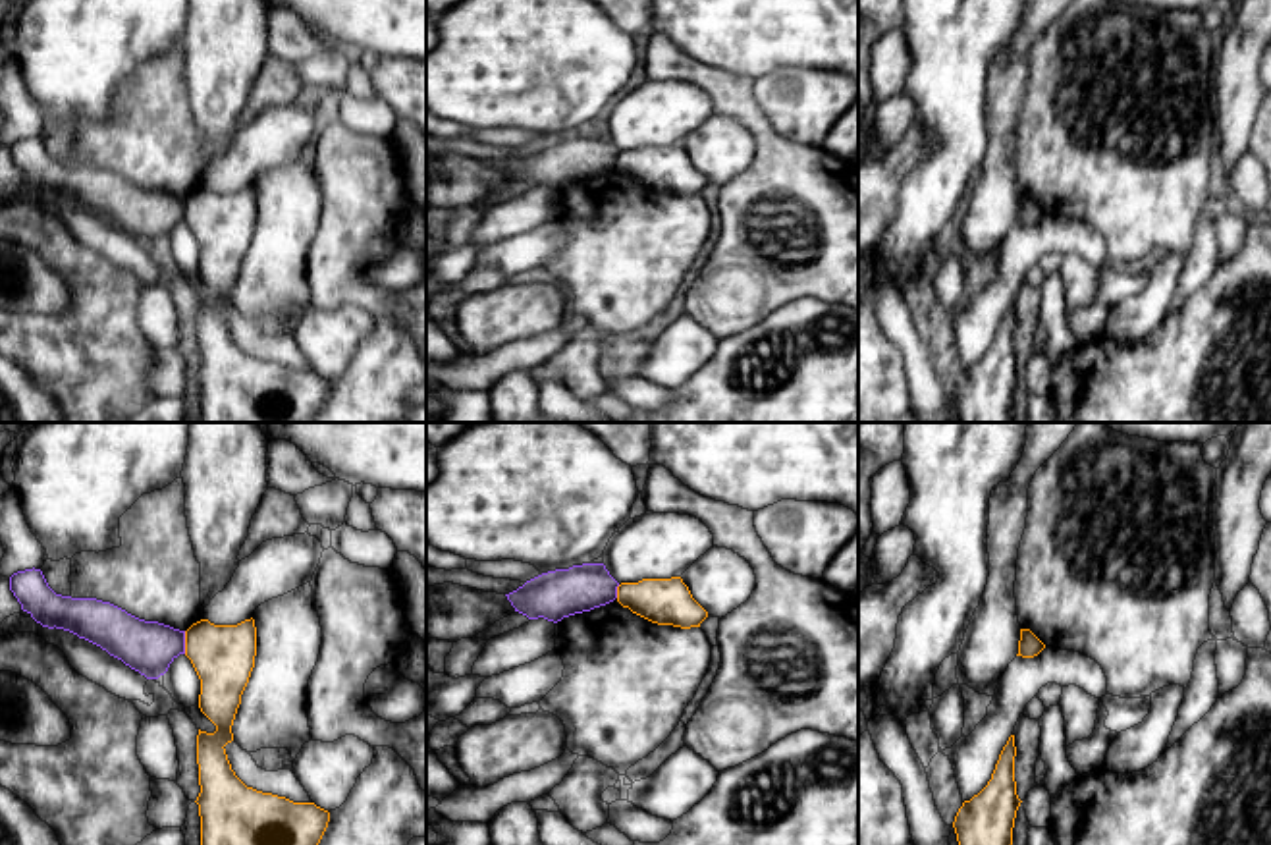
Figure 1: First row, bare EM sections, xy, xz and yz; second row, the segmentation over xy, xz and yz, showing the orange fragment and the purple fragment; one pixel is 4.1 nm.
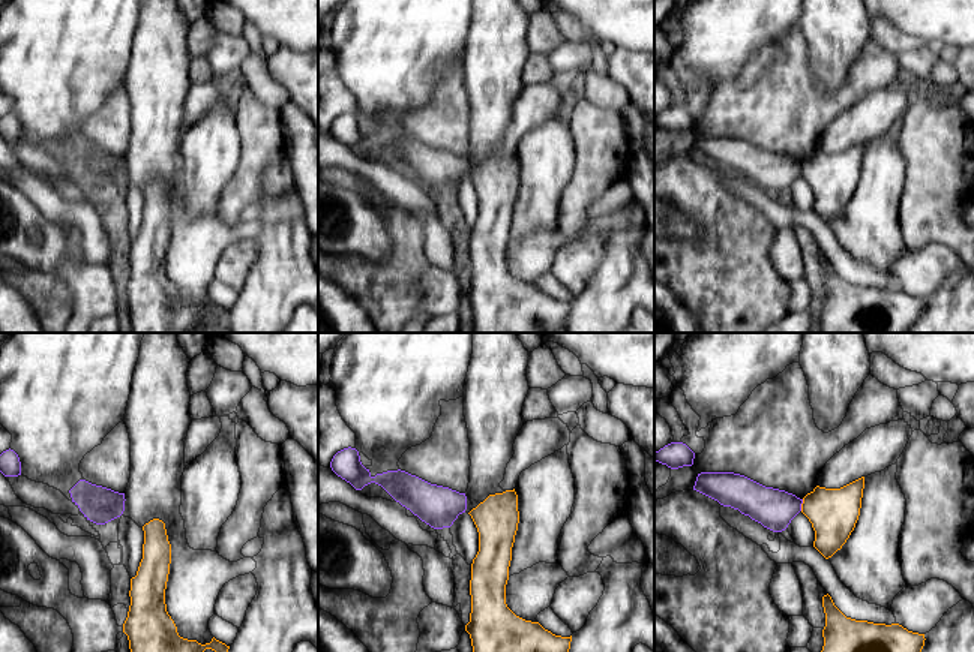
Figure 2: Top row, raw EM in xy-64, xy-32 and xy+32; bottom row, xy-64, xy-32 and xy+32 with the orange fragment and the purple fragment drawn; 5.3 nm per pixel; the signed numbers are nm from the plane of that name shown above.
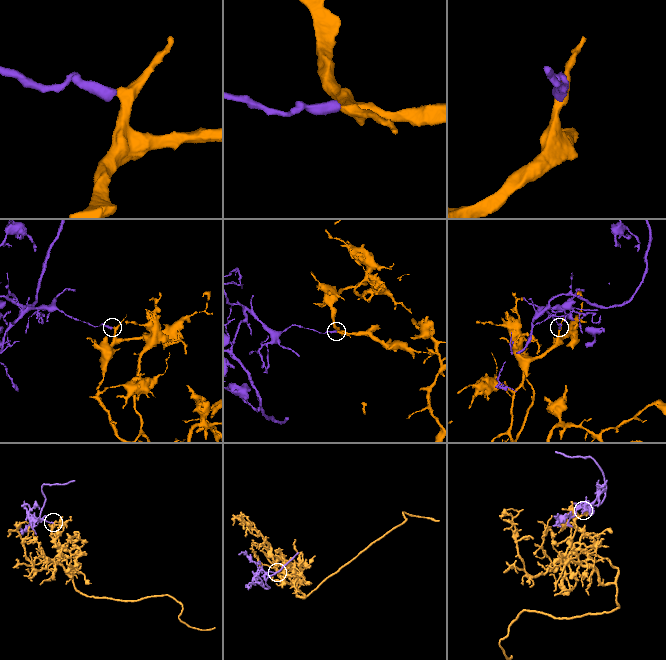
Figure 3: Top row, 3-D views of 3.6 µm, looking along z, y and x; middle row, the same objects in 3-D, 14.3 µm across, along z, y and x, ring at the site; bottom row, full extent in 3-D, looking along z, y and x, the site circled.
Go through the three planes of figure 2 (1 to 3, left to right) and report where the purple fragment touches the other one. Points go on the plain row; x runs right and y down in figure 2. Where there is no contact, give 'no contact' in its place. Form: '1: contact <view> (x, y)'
1: no contact
2: no contact
3: contact xy+32 (802, 170)

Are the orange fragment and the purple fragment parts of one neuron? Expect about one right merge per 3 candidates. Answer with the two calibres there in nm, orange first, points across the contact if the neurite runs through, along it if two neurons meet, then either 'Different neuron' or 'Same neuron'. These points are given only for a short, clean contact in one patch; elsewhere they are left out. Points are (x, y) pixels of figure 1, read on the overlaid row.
Thickness 260 nm (orange) against 220 nm. Boundary: xy (184, 631), (186, 653). Different neuron

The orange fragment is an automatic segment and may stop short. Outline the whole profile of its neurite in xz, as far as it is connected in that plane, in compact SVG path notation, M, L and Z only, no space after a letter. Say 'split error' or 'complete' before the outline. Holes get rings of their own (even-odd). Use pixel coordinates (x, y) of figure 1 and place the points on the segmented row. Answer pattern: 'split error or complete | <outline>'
complete | M681 577L621 583L617 602L633 613L681 629L700 627L708 612L692 598Z

